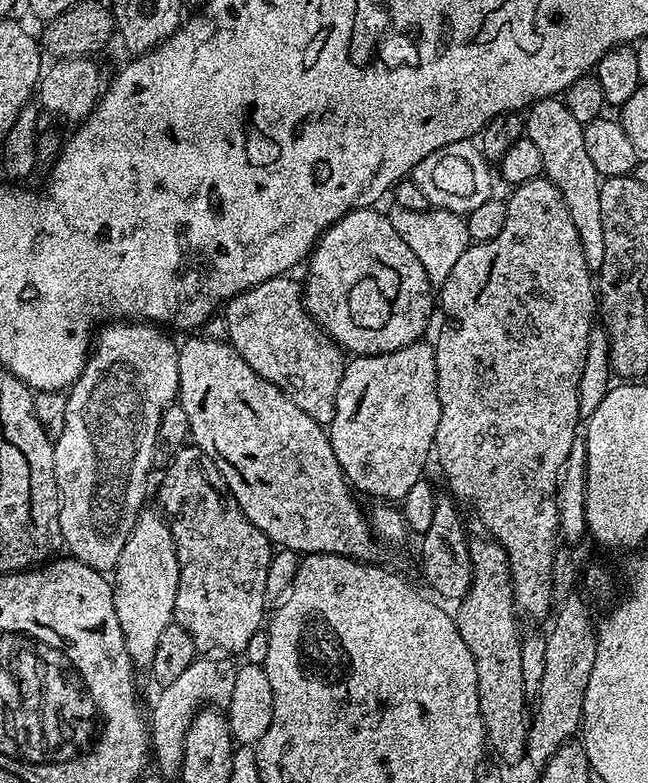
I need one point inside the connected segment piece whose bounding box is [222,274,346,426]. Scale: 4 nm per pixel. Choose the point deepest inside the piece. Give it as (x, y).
(269, 326)

